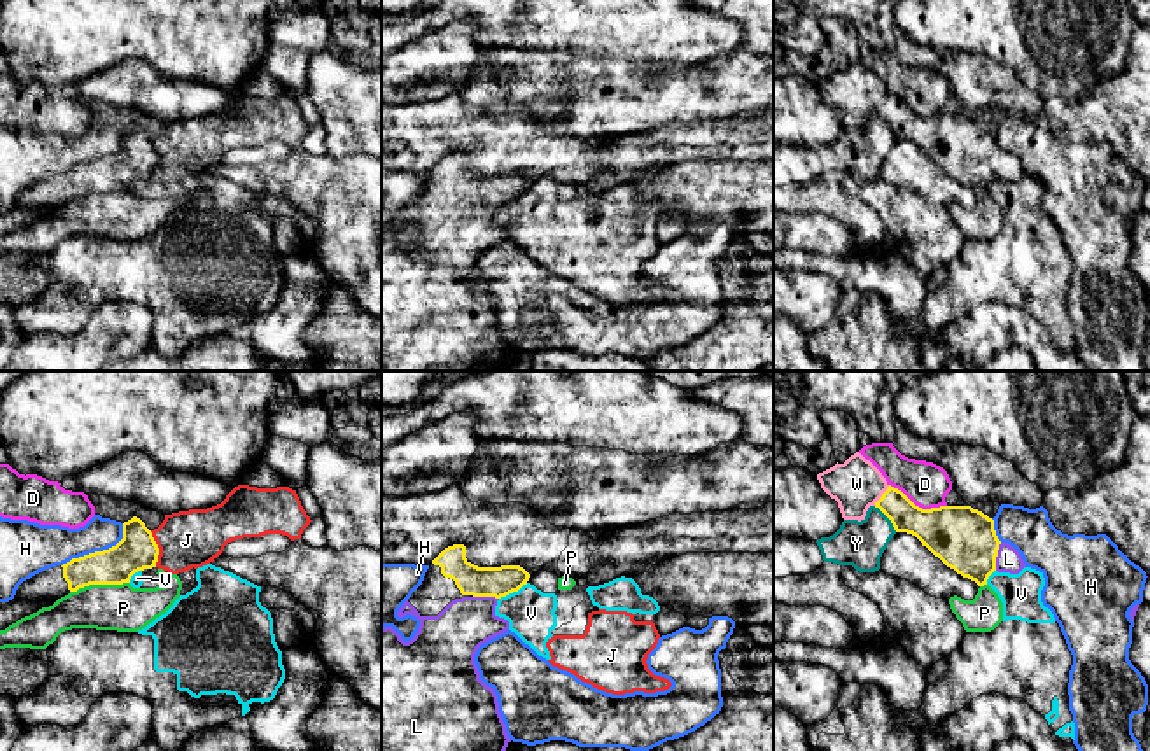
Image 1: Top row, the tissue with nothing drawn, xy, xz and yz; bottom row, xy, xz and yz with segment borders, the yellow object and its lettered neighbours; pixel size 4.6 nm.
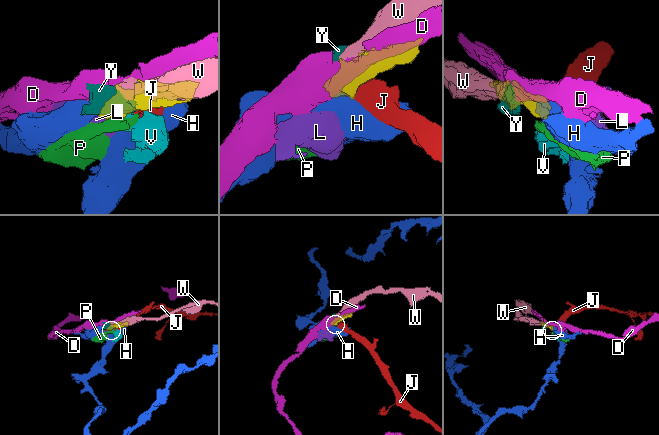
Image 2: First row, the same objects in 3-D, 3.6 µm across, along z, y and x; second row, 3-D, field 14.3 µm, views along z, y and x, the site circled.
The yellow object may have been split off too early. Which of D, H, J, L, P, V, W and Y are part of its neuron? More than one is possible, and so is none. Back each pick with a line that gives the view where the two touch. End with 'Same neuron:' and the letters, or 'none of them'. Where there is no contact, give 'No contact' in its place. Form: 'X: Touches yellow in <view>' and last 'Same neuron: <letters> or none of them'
L: Touches yellow in yz
W: Touches yellow in yz
Same neuron: L, W

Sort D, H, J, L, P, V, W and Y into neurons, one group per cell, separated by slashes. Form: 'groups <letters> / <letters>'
groups D / H / J V / L W / P / Y

